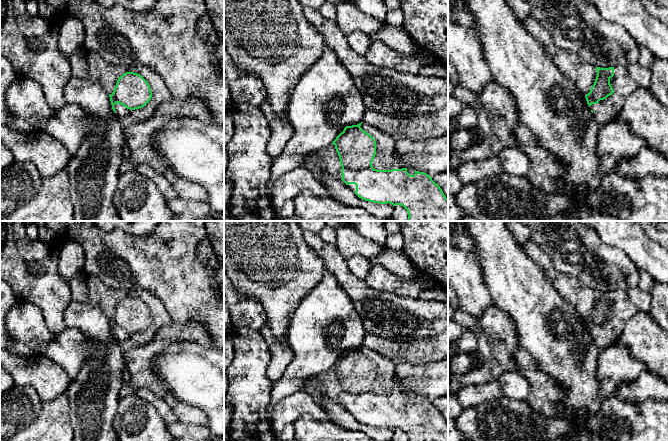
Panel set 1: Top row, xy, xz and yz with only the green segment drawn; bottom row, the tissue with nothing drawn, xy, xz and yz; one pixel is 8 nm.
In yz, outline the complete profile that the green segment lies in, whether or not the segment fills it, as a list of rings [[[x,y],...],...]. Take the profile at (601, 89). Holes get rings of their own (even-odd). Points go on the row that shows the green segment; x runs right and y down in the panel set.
[[[531,15],[521,22],[541,42],[559,70],[585,96],[597,123],[603,126],[612,121],[623,108],[626,99],[638,88],[627,67],[595,67],[584,62],[579,54],[557,47],[548,31]]]

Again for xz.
[[[361,122],[357,125],[346,126],[336,139],[327,147],[312,150],[305,155],[303,165],[322,182],[322,175],[341,179],[359,198],[393,206],[403,206],[408,212],[408,221],[448,221],[448,199],[432,177],[412,168],[403,168],[400,159],[395,154],[396,142],[389,135],[372,125]]]

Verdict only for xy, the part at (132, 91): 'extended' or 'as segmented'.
extended

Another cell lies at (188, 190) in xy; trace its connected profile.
[[[165,168],[163,174],[174,188],[179,198],[207,203],[208,193],[202,185],[176,175],[169,168]]]

